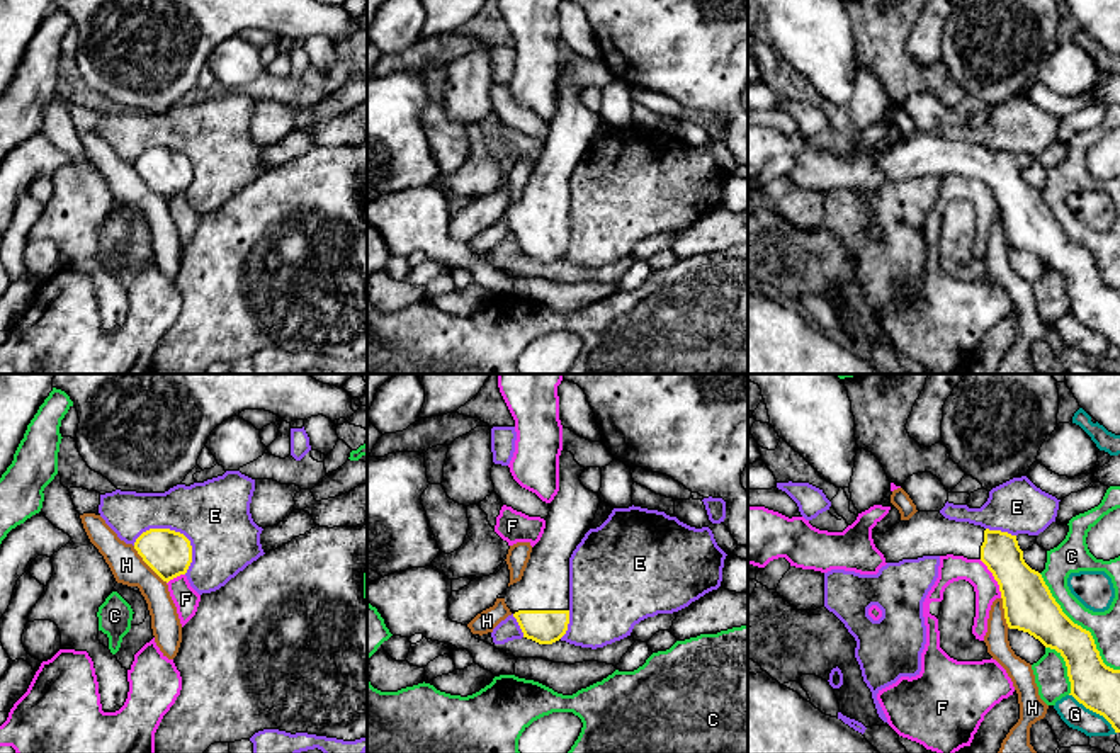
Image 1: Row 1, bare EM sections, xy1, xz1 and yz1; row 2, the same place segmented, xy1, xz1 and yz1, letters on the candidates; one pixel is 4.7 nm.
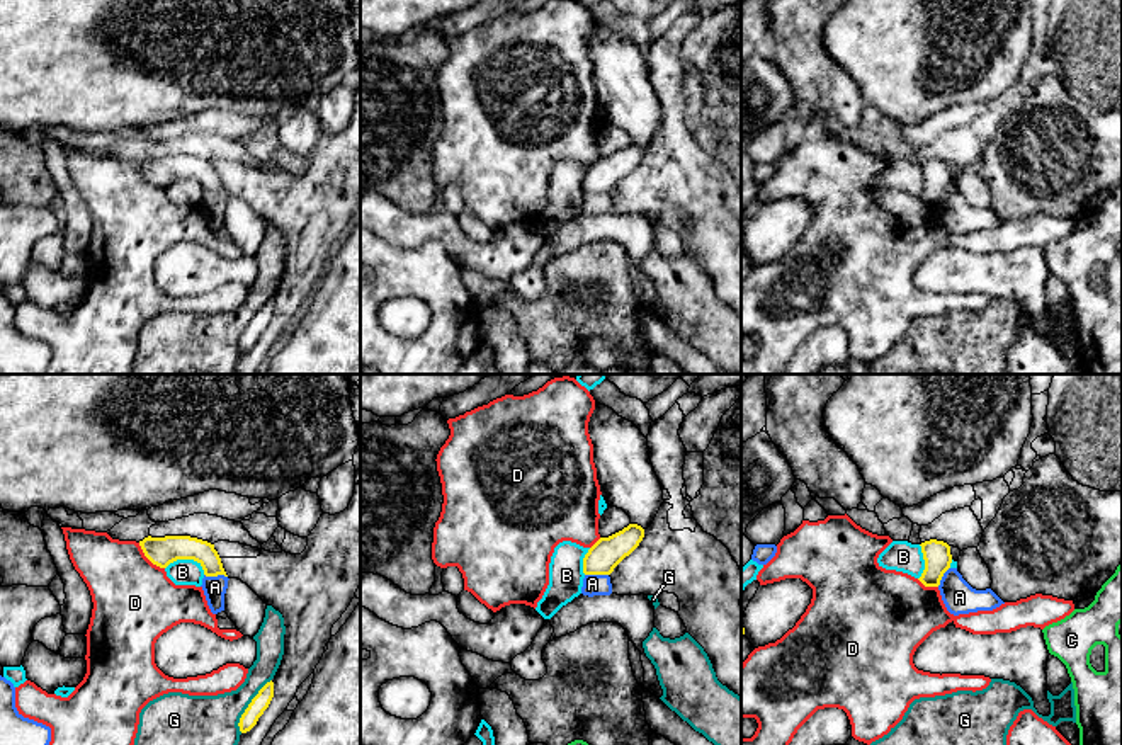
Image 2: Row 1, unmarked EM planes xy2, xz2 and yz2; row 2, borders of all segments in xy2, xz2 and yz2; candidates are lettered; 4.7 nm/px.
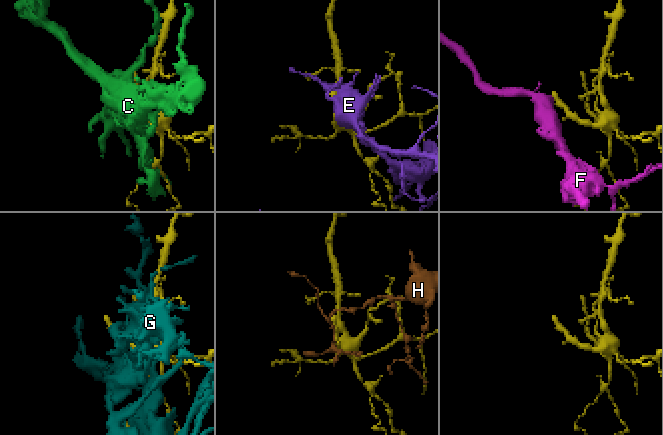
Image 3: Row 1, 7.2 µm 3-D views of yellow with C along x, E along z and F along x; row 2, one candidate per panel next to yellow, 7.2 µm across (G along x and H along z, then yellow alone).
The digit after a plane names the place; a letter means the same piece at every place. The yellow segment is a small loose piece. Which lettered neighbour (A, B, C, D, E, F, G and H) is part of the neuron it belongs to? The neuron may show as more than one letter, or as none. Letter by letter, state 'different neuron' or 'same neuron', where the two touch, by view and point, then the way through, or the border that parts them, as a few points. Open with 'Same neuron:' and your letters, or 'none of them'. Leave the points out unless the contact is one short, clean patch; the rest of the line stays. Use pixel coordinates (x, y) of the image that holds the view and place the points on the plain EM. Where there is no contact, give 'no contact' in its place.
Same neuron: none of them
A: different neuron | xy2 (216, 194) | along xy2 (204, 193), (226, 196)
B: different neuron | xy2 (187, 177) | along xy2 (165, 187), (177, 179), (194, 179), (204, 193)
C: different neuron | yz1 (1080, 245)
D: different neuron | xy2 (148, 177)
E: different neuron | xy1 (169, 148)
F: different neuron | yz1 (995, 198)
G: different neuron | xy2 (249, 325)
H: different neuron | xy1 (148, 184) | along xy1 (133, 165), (167, 201)

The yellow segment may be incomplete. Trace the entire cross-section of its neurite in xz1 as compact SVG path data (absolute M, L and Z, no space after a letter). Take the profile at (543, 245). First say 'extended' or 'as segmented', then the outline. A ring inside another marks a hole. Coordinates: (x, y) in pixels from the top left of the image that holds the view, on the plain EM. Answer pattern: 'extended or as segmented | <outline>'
extended | M561 70L559 110L549 122L544 153L532 167L522 199L498 214L523 257L539 263L552 263L568 250L569 177L590 150L602 121L598 112L581 104L583 88L571 71Z

